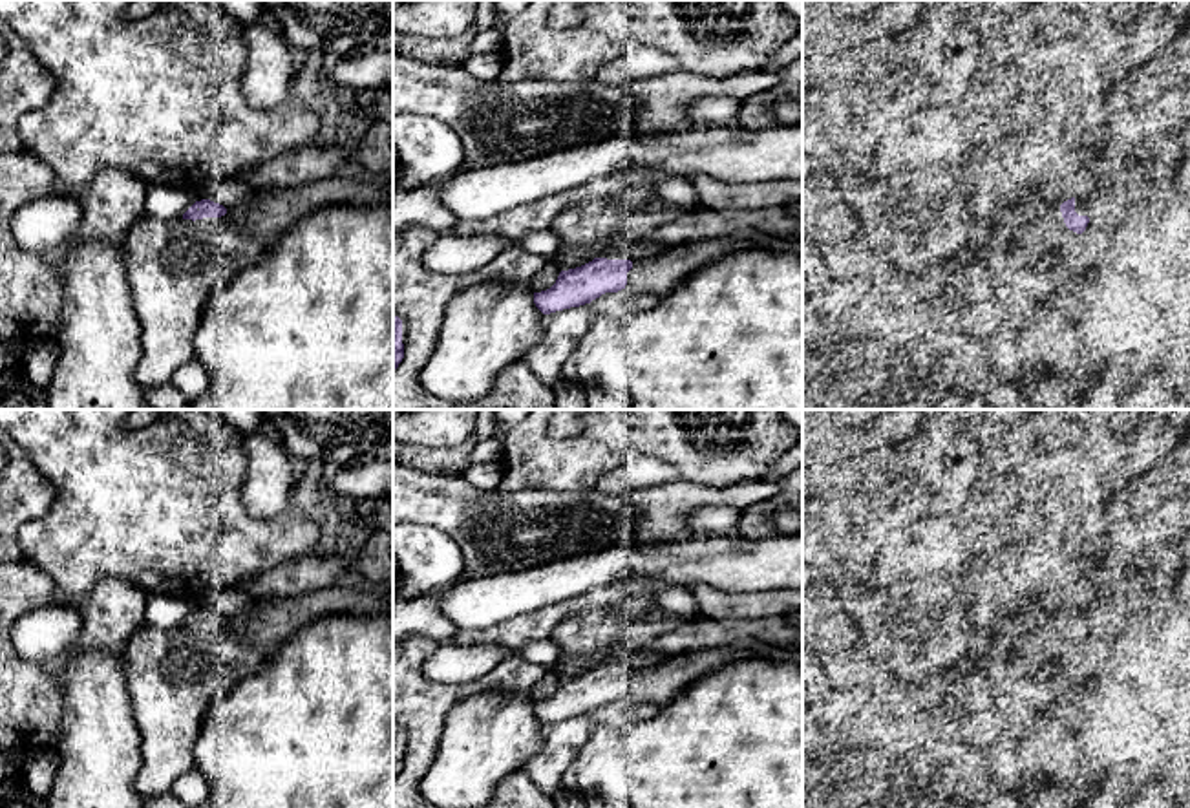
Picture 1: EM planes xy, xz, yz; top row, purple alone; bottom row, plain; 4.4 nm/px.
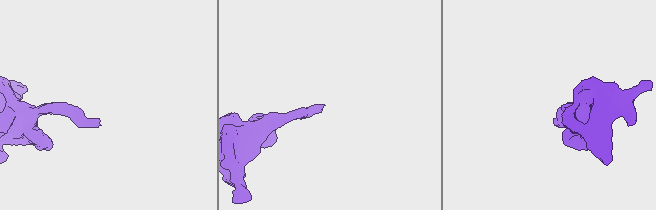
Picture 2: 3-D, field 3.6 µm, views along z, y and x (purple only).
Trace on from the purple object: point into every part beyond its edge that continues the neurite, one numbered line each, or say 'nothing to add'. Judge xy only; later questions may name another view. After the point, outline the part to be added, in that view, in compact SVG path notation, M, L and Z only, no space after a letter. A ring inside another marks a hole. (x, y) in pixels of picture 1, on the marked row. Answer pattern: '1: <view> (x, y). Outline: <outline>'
1: xy (269, 214). Outline: M333 175L260 194L238 208L227 208L227 214L221 218L203 218L196 219L196 223L227 229L232 219L252 238L271 241L305 216L329 205L393 207L393 188Z

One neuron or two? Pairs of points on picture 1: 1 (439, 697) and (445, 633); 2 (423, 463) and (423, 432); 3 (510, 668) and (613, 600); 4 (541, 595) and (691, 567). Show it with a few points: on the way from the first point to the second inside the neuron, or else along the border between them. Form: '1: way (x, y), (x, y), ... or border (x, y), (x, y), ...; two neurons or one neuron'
1: border (412, 635), (426, 635), (437, 644); two neurons
2: border (465, 439), (450, 446), (412, 445); two neurons
3: border (509, 653), (518, 655); two neurons
4: way (578, 574), (616, 563), (655, 563); one neuron

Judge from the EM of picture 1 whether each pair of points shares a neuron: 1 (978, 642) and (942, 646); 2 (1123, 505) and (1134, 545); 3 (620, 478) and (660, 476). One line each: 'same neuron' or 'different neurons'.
1: different neurons
2: same neuron
3: same neuron

